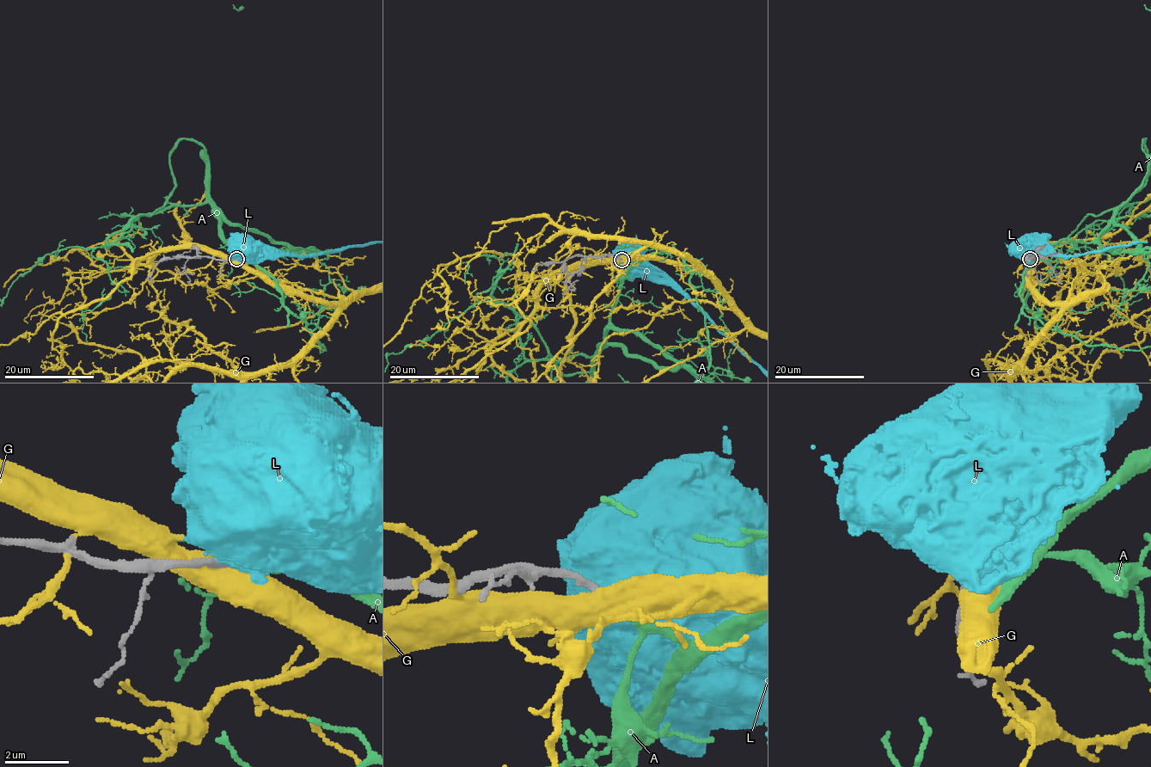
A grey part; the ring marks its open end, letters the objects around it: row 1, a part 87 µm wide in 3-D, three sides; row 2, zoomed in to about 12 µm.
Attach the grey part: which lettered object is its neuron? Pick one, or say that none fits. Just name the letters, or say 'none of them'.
A

